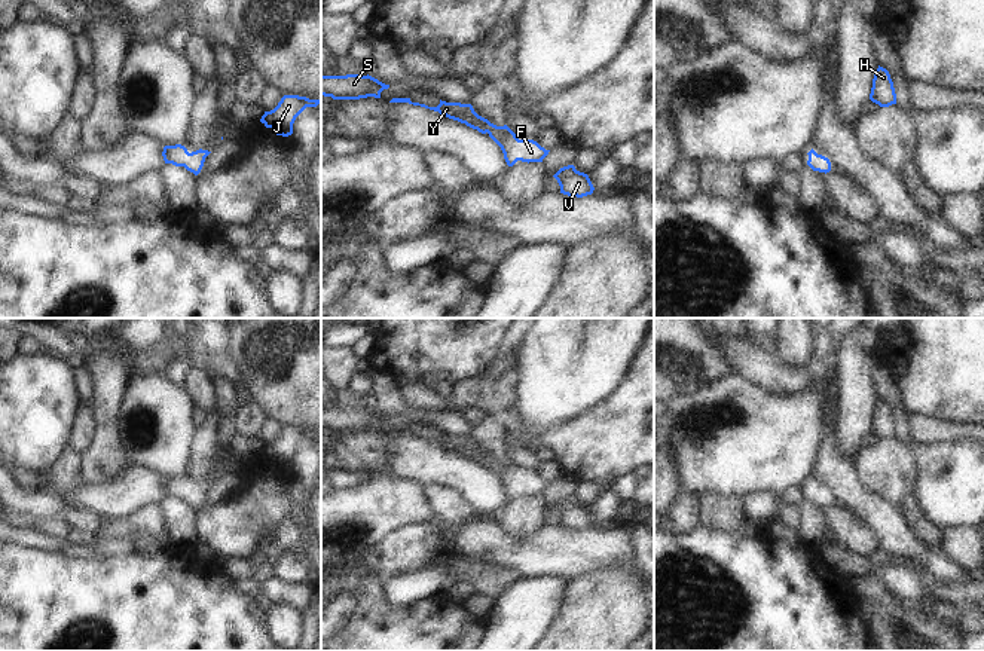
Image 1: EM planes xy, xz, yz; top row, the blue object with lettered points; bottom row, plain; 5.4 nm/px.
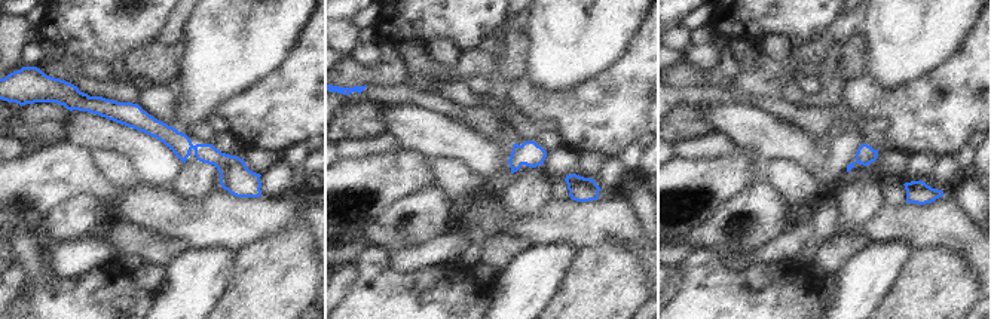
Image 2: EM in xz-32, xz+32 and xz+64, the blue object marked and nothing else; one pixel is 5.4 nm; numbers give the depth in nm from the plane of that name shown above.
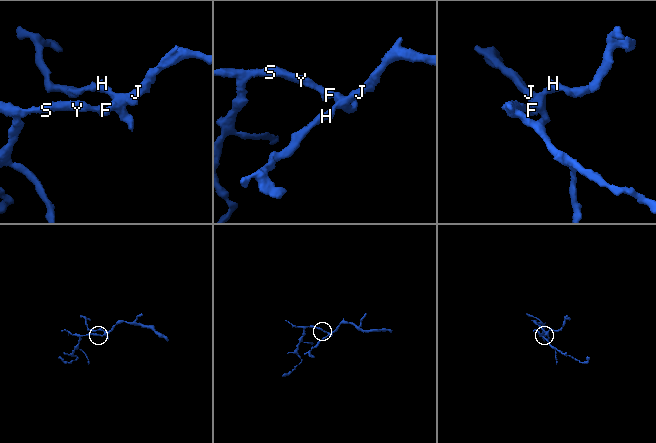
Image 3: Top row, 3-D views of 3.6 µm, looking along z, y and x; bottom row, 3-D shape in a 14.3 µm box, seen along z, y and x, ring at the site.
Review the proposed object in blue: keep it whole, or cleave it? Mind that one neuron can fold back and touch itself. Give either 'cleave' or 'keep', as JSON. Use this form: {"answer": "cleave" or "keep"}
{"answer": "keep"}

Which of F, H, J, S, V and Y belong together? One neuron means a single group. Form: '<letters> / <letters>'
F H J S V Y

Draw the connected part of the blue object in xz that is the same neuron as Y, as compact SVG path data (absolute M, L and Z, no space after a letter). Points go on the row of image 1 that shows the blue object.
M392 98L389 103L409 103L413 106L421 106L434 111L438 111L441 116L446 116L449 119L458 120L461 123L465 123L467 126L477 129L482 134L489 134L489 137L501 147L504 153L504 159L508 166L513 166L517 161L522 162L543 162L543 159L548 155L550 150L546 150L534 140L519 140L516 134L507 126L496 126L491 123L488 119L479 116L471 104L461 104L461 103L446 103L440 100L440 104L437 107L428 107L425 104L412 103L410 98Z

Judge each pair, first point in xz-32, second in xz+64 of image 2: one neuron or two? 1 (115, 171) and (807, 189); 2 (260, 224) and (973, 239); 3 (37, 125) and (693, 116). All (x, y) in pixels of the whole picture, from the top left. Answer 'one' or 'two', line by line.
1: one
2: one
3: one

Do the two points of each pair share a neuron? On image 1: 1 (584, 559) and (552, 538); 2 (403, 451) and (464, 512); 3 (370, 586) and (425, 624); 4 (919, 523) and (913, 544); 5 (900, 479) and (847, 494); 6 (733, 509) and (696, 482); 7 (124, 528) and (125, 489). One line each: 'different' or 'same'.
1: same
2: different
3: same
4: different
5: different
6: different
7: different

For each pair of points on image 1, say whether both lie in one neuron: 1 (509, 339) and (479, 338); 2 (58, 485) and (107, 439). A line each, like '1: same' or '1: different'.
1: different
2: different

